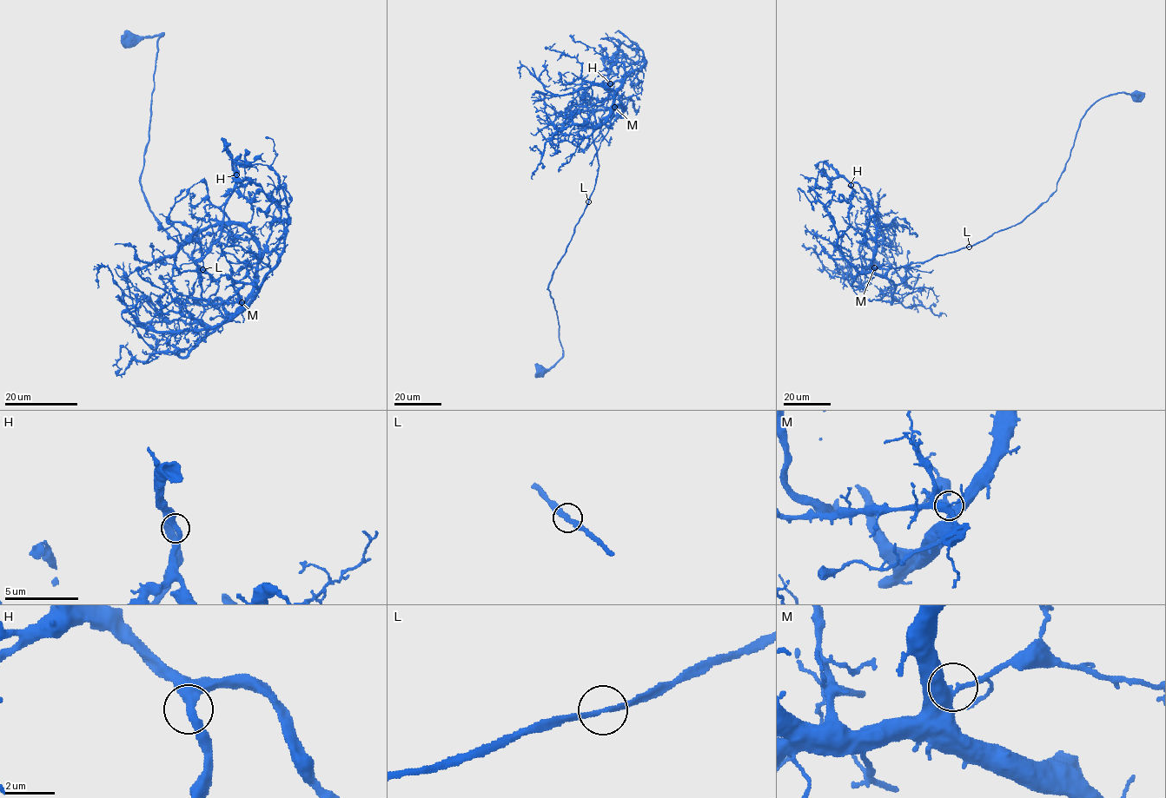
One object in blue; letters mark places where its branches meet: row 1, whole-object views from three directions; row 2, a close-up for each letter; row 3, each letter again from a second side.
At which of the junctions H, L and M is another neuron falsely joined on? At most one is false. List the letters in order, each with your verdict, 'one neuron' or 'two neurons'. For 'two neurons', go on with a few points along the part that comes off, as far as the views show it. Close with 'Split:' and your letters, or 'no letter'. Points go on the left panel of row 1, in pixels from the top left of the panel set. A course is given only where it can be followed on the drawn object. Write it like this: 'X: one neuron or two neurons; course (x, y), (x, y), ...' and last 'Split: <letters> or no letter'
H: one neuron
L: one neuron
M: one neuron
Split: no letter

